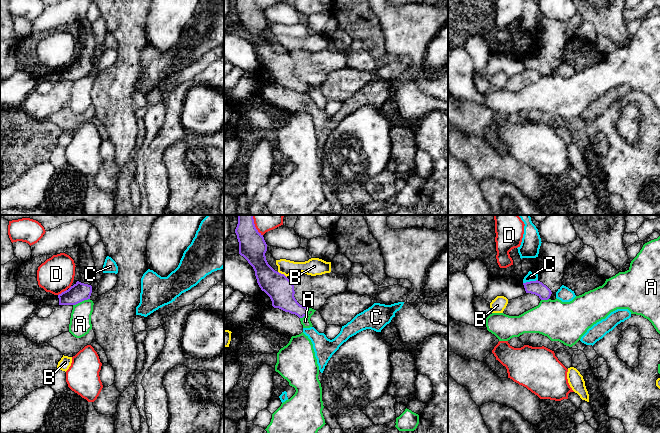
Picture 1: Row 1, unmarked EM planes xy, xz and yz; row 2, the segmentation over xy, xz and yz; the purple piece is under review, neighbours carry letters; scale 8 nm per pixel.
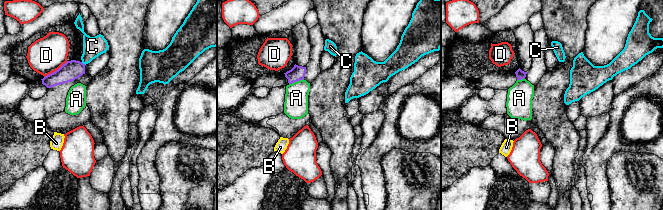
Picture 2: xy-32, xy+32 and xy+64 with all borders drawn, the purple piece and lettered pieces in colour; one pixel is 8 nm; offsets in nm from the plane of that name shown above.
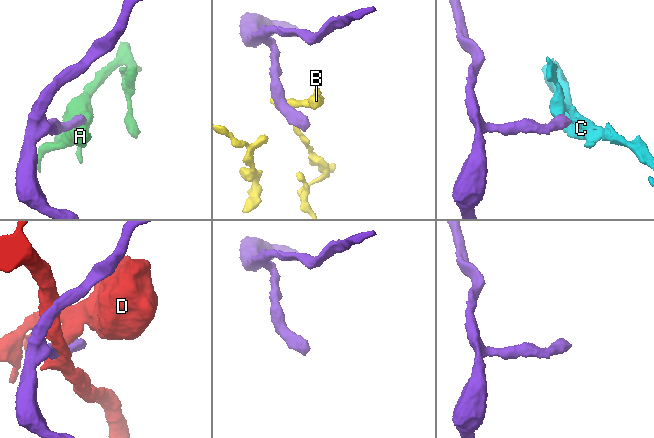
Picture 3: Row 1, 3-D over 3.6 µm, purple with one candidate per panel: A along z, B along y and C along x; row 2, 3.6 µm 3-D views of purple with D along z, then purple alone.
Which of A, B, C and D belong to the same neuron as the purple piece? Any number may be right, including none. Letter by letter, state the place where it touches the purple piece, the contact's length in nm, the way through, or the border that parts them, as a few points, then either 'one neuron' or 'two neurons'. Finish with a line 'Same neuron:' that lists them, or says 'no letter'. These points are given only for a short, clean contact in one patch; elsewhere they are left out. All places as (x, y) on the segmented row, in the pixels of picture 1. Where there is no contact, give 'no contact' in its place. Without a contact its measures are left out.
A: meets purple in xy at (81, 301); contact 150 nm long; border along xy (89, 298), (73, 305); two neurons
B: meets purple in xz at (282, 274); contact 90 nm long; border along xz (278, 271), (286, 277); two neurons
C: meets purple in yz at (530, 281); contact 120 nm long; border along yz (537, 279), (523, 283); two neurons
D: meets purple in xy at (62, 292); contact 90 nm long; two neurons
Same neuron: no letter

